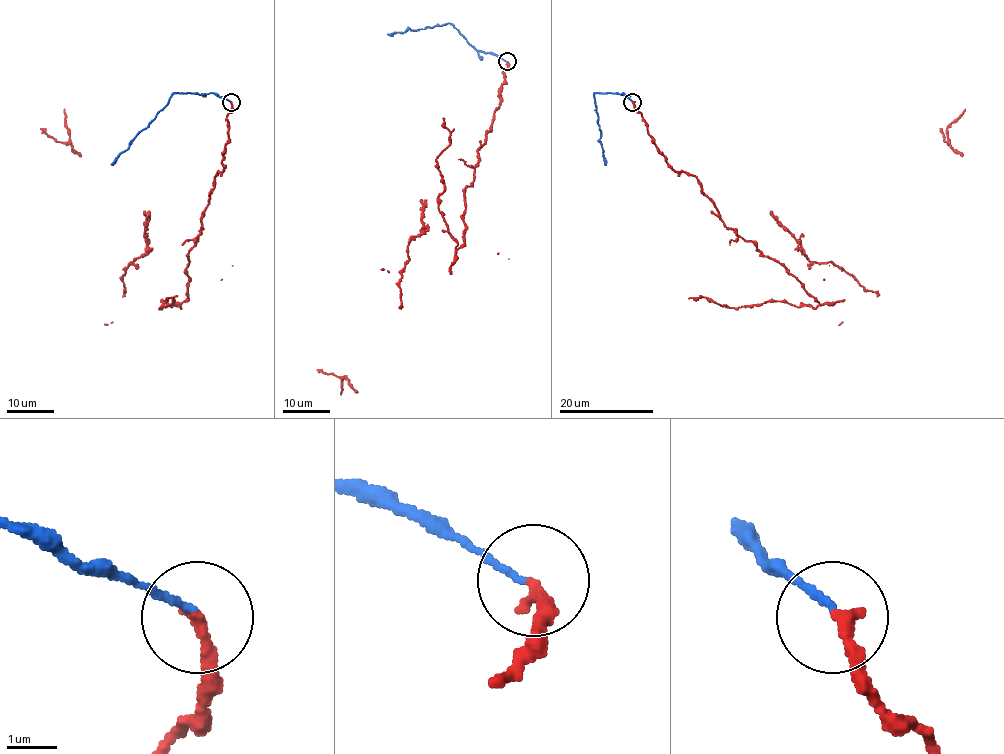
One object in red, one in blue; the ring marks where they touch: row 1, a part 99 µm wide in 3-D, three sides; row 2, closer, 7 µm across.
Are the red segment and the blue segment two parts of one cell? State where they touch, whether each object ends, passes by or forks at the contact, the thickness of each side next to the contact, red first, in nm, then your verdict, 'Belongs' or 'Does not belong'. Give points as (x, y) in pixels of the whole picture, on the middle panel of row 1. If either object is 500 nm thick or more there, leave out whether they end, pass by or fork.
Place: (507, 61). At the ring red ends. At the ring blue ends. Thickness 260 nm (red) against 120 nm. Does not belong

